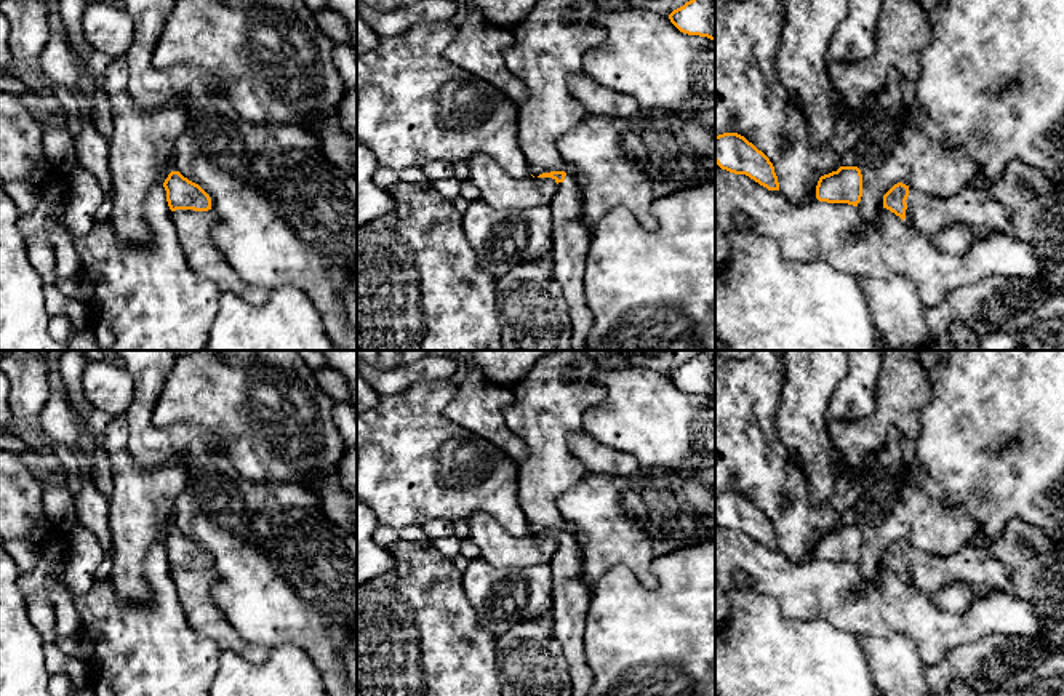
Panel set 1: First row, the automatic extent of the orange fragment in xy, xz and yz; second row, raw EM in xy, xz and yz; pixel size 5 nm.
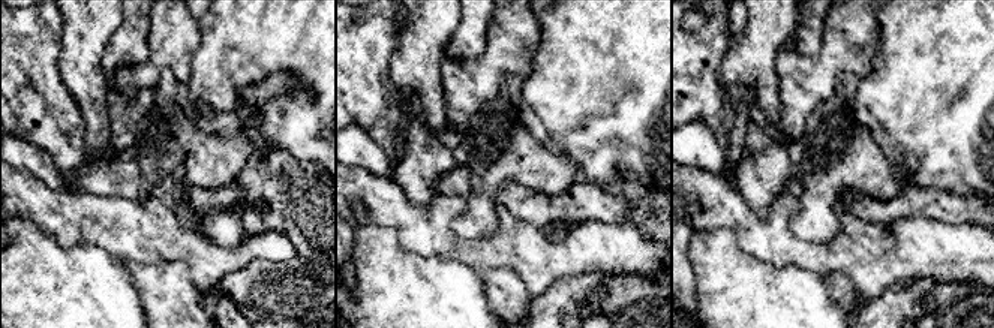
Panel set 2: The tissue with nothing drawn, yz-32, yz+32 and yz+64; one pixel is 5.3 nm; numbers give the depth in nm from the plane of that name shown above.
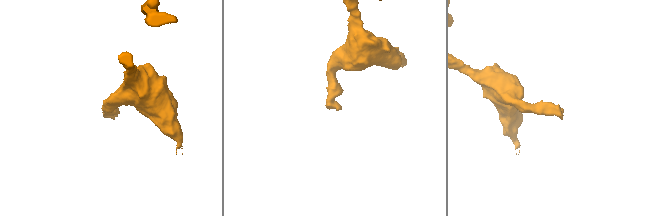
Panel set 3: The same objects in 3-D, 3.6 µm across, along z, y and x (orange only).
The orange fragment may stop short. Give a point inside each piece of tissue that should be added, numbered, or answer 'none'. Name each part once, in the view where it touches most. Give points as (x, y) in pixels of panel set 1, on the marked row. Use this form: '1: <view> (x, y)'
1: yz (972, 207)

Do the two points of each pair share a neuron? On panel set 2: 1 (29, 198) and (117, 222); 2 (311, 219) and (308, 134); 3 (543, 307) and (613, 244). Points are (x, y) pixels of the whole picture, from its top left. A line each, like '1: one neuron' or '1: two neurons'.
1: one neuron
2: two neurons
3: two neurons

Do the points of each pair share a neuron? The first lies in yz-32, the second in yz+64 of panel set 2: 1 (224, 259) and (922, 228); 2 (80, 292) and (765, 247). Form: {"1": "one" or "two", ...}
{"1": "one", "2": "two"}

